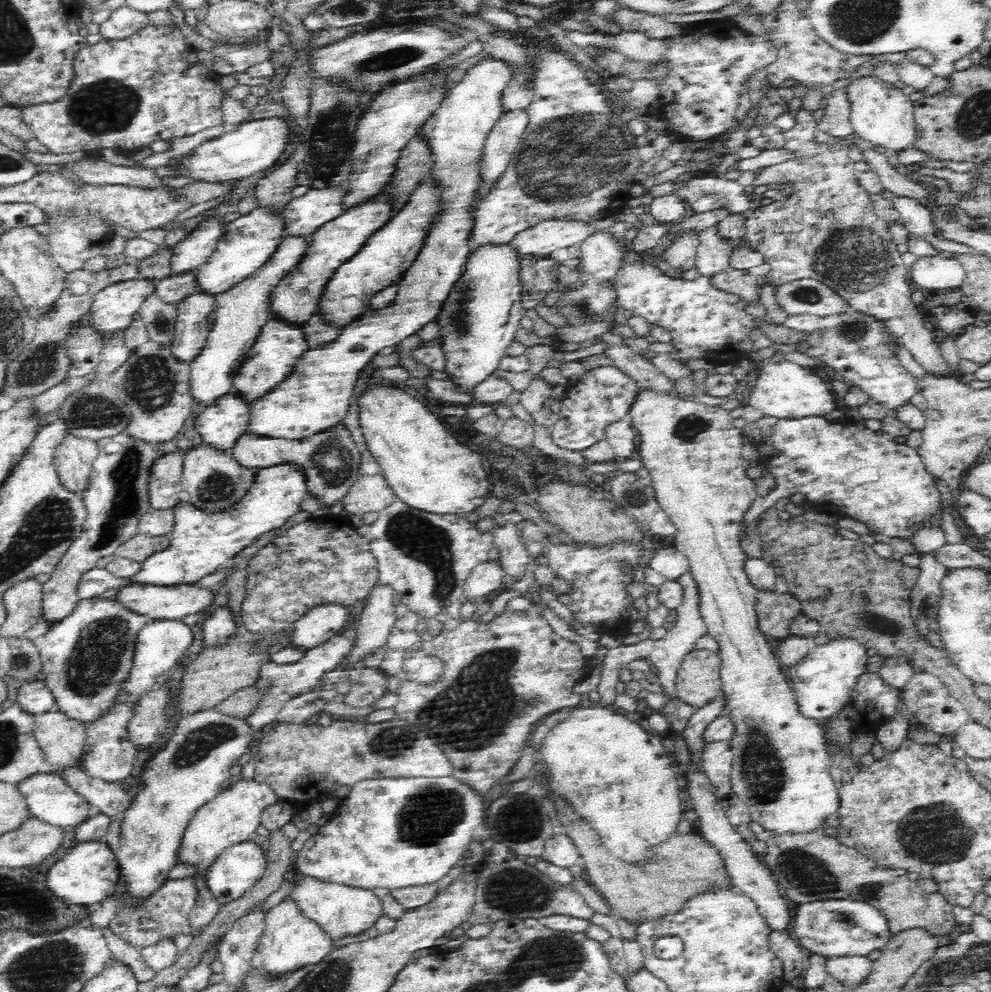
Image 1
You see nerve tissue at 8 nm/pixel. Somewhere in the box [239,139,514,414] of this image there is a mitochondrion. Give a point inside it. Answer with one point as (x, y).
(460, 317)

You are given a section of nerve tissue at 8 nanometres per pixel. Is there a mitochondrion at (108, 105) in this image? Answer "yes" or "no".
yes

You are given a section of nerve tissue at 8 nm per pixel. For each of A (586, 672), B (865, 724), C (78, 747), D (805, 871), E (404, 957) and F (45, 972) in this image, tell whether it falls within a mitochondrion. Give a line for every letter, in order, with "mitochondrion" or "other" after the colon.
A: other
B: other
C: other
D: mitochondrion
E: other
F: mitochondrion

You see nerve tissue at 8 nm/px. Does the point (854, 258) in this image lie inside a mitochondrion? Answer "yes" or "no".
yes

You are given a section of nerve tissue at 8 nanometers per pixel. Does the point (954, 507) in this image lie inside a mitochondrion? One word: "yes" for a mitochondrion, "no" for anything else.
no

